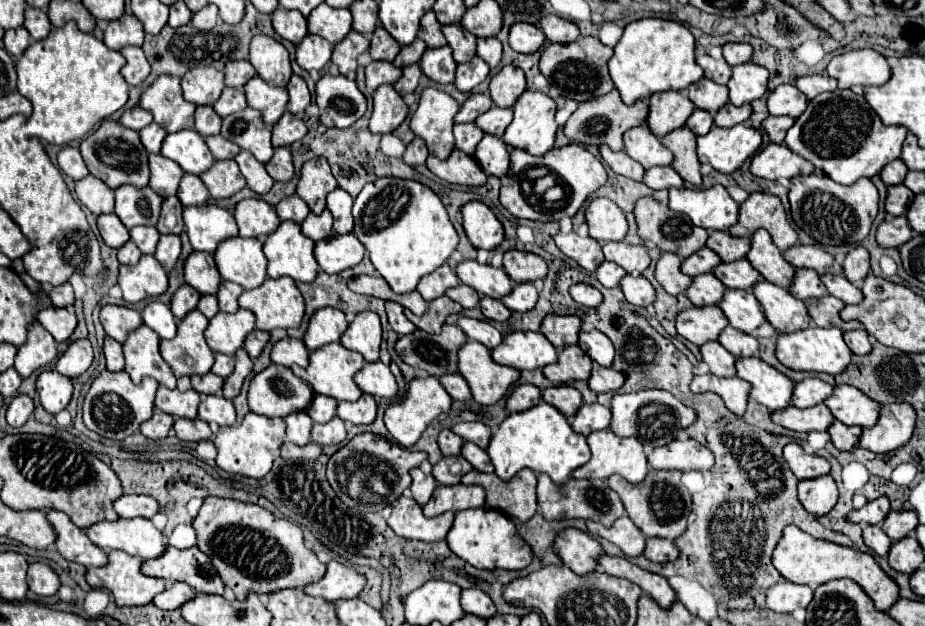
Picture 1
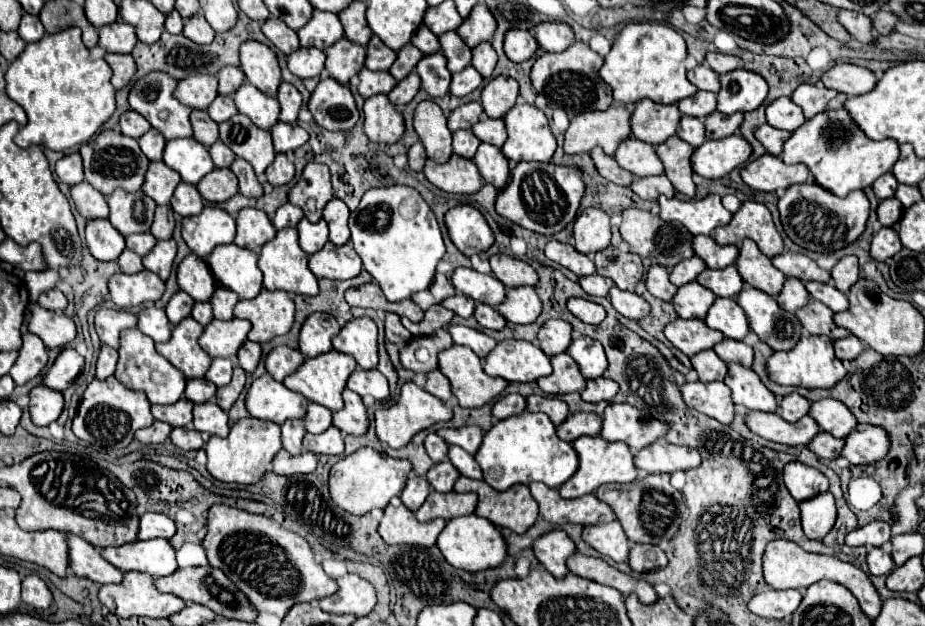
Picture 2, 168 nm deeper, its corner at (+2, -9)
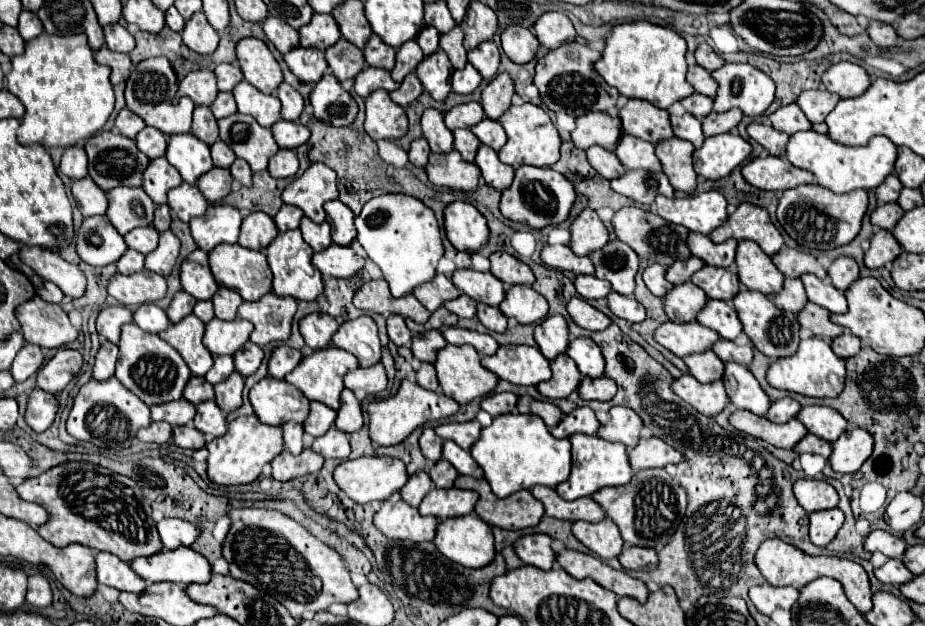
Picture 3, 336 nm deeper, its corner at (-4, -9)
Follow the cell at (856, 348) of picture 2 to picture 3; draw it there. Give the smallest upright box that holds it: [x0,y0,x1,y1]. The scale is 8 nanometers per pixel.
[831,331,861,359]

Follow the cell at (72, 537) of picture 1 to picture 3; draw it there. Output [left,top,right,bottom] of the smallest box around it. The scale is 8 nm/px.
[97,553,147,593]

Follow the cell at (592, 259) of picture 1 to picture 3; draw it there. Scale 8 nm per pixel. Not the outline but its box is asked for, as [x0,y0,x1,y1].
[541,245,593,275]

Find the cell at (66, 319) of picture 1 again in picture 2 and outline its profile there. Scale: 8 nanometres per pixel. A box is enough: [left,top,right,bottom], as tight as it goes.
[29,305,75,349]

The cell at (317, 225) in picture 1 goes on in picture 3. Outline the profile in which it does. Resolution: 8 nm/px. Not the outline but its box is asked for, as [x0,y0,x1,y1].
[299,217,331,251]

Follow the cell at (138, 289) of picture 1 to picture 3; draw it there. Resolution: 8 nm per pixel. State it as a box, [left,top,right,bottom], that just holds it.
[107,269,167,305]

